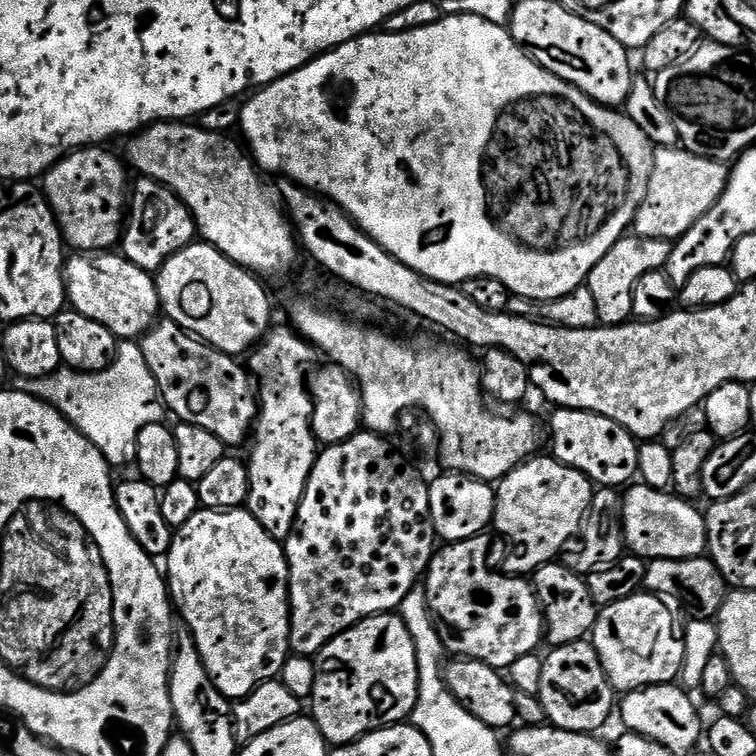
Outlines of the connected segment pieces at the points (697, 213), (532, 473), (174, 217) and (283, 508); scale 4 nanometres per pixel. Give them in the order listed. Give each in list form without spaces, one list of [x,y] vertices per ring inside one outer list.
[[[682,146],[675,148],[656,148],[652,153],[652,173],[646,186],[646,196],[636,211],[634,221],[635,235],[659,240],[680,239],[720,200],[720,195],[728,188],[727,163],[707,160],[687,152]]]
[[[537,454],[532,459],[519,464],[513,472],[500,479],[495,485],[495,489],[496,505],[494,506],[494,518],[492,519],[495,531],[500,531],[510,543],[517,544],[520,547],[509,550],[502,568],[507,575],[521,578],[535,573],[536,569],[543,564],[553,563],[563,553],[564,547],[571,540],[579,537],[594,495],[594,485],[586,474],[566,466],[551,454]]]
[[[140,176],[137,181],[130,188],[130,211],[122,237],[122,255],[134,262],[134,266],[155,274],[171,256],[193,243],[198,231],[188,207],[164,184],[148,176]]]
[[[276,326],[252,349],[246,360],[249,373],[258,381],[258,415],[250,436],[252,457],[247,457],[246,460],[250,474],[250,494],[246,511],[260,523],[266,534],[281,542],[287,540],[294,530],[298,506],[304,497],[306,482],[318,455],[318,441],[312,433],[312,394],[306,383],[306,369],[313,363],[311,360],[315,356],[318,356],[317,349],[299,332],[288,326]]]

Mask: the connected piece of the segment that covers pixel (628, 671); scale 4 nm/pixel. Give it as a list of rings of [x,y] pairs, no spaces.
[[[637,594],[599,609],[590,642],[596,647],[602,670],[617,693],[633,692],[655,684],[670,684],[683,669],[684,637],[659,596]]]

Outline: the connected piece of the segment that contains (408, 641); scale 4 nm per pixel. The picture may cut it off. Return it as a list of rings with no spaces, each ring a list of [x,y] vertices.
[[[399,614],[366,616],[317,652],[310,718],[329,745],[349,744],[379,728],[407,721],[418,698],[414,638]]]

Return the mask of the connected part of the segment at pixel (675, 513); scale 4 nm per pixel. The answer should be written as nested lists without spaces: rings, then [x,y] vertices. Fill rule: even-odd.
[[[636,482],[623,493],[624,543],[633,556],[649,560],[685,560],[705,555],[708,531],[705,513],[683,496],[660,491],[643,482]],[[629,491],[629,492],[628,492]],[[628,492],[628,493],[627,493]]]

